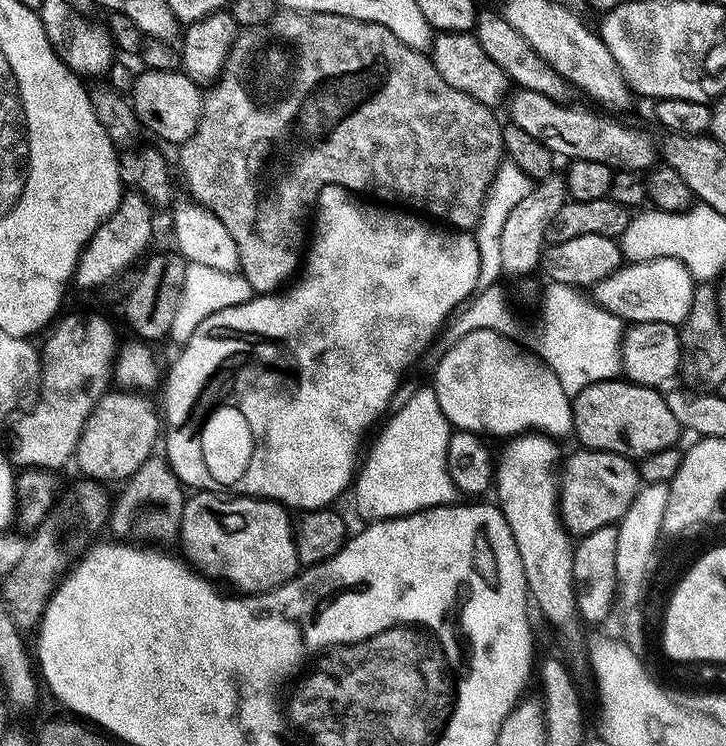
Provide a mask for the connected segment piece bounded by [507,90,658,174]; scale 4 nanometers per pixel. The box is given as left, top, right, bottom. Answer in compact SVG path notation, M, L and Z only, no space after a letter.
M523 90L513 91L507 104L507 119L522 126L526 134L538 138L542 146L552 151L553 157L565 156L565 161L568 162L574 160L606 162L606 166L615 171L641 174L647 173L657 163L658 152L655 141L652 142L650 137L624 125L622 121L615 120L617 118L615 115L603 116L602 113L591 112L588 108L571 108L571 103L551 100L537 92Z

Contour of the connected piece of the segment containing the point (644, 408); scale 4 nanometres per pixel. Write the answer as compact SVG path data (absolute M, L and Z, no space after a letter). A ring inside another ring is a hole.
M627 378L596 381L586 386L572 401L572 432L583 447L626 456L633 462L673 447L682 436L678 418L670 414L663 391L634 384Z

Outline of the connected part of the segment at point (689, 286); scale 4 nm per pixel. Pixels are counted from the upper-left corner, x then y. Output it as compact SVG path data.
M662 257L650 261L625 263L597 283L593 300L628 324L646 321L680 325L693 305L696 282L682 262Z

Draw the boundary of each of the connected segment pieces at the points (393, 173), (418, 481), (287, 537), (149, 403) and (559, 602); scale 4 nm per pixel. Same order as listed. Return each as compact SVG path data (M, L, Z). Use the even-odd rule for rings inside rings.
M280 10L265 24L245 27L232 43L230 60L233 65L236 63L238 75L252 80L252 88L256 91L256 96L224 96L224 88L220 82L213 83L203 93L198 126L190 139L178 148L180 176L188 187L187 195L206 210L214 213L229 230L230 237L234 238L240 255L239 271L252 287L253 293L275 293L283 285L280 283L292 271L293 273L297 271L302 253L306 248L304 219L307 216L309 219L322 186L337 184L347 188L353 194L364 194L364 191L376 192L377 201L407 206L421 213L429 212L430 215L437 216L432 218L437 221L445 220L440 222L445 225L452 224L448 226L456 230L472 230L479 225L480 215L484 209L484 199L488 196L488 188L492 185L492 179L505 159L504 129L501 121L496 121L496 116L492 113L495 111L489 105L470 98L470 94L462 94L462 90L454 90L450 82L445 82L442 74L438 74L431 59L421 49L411 48L406 42L394 38L394 34L390 34L390 30L386 30L386 26L378 22L355 20L349 16L339 16L329 12Z
M435 387L410 393L404 405L394 412L383 421L384 429L373 442L368 457L363 457L350 488L356 512L364 522L397 520L399 516L453 503L458 496L448 473L450 425L446 414L442 414Z
M196 490L184 501L178 544L184 547L183 555L187 563L191 564L201 576L216 582L229 580L236 587L233 589L244 594L269 592L272 588L294 579L302 568L296 553L294 520L288 516L291 516L289 509L274 500Z
M109 390L94 406L90 418L86 418L86 426L78 438L74 464L81 468L87 479L99 482L117 480L123 482L154 455L158 448L158 441L162 436L162 416L158 411L158 404L151 400L151 395L140 390Z
M521 432L520 435L511 437L505 444L508 445L501 450L500 456L498 452L498 459L494 464L494 492L496 488L496 497L494 497L494 500L499 507L500 513L506 518L506 522L510 526L510 534L514 538L514 546L518 546L518 558L522 558L522 570L524 571L524 577L528 583L528 595L531 603L534 605L535 611L537 608L537 610L540 611L558 631L560 631L560 636L568 643L568 648L572 651L573 658L583 661L586 652L582 647L582 644L580 648L580 628L582 629L582 621L580 617L576 615L576 595L572 589L572 550L574 547L574 540L568 529L564 527L564 521L560 519L560 510L558 507L558 465L562 460L560 448L556 445L559 443L557 443L553 437L543 432Z

